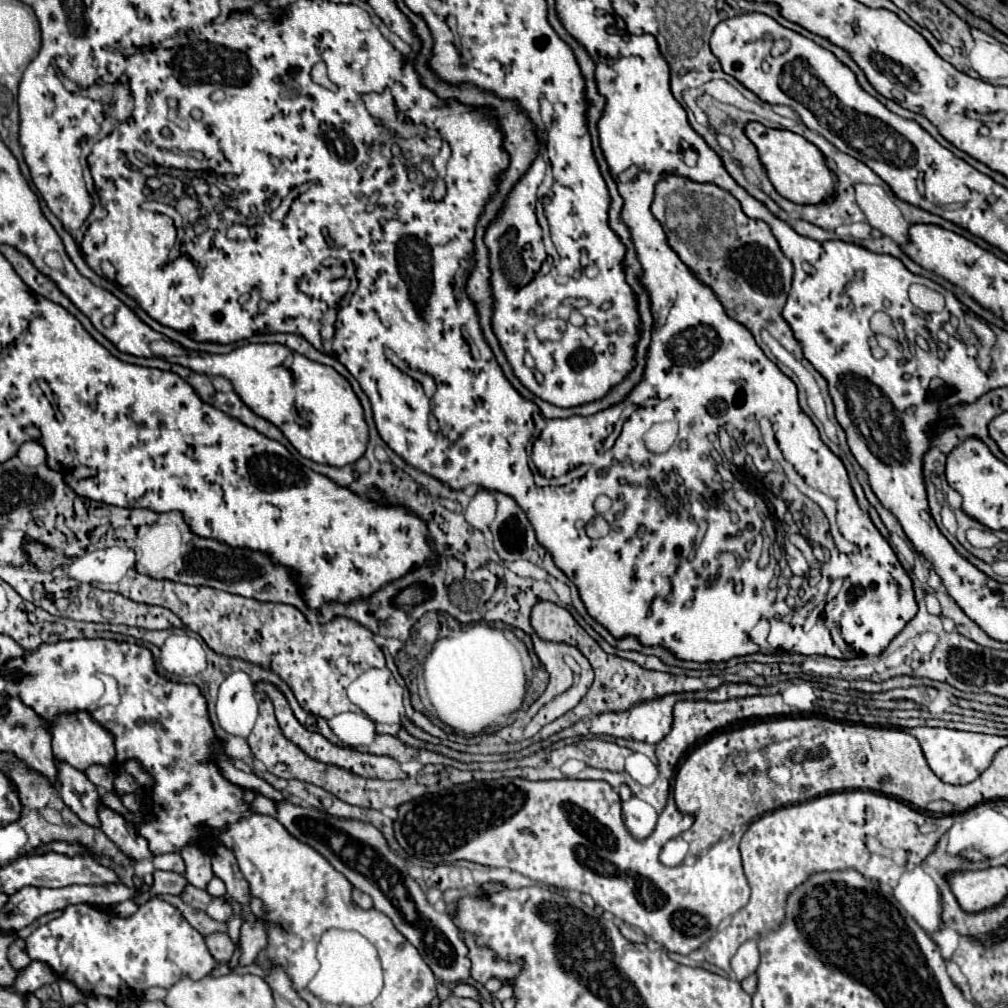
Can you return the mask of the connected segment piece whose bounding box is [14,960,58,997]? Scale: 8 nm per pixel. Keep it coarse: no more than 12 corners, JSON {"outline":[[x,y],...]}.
{"outline":[[32,960],[18,970],[14,988],[24,997],[57,975],[46,962]]}

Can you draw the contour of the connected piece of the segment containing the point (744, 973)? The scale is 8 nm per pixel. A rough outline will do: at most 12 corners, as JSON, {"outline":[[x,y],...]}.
{"outline":[[746,940],[732,958],[738,982],[756,972],[760,952],[756,940]]}

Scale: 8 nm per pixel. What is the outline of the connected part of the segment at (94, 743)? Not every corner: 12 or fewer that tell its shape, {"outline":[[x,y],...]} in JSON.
{"outline":[[86,710],[60,714],[52,750],[78,770],[120,768],[112,734]]}

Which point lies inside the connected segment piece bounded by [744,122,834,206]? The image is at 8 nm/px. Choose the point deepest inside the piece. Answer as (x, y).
(797, 169)

